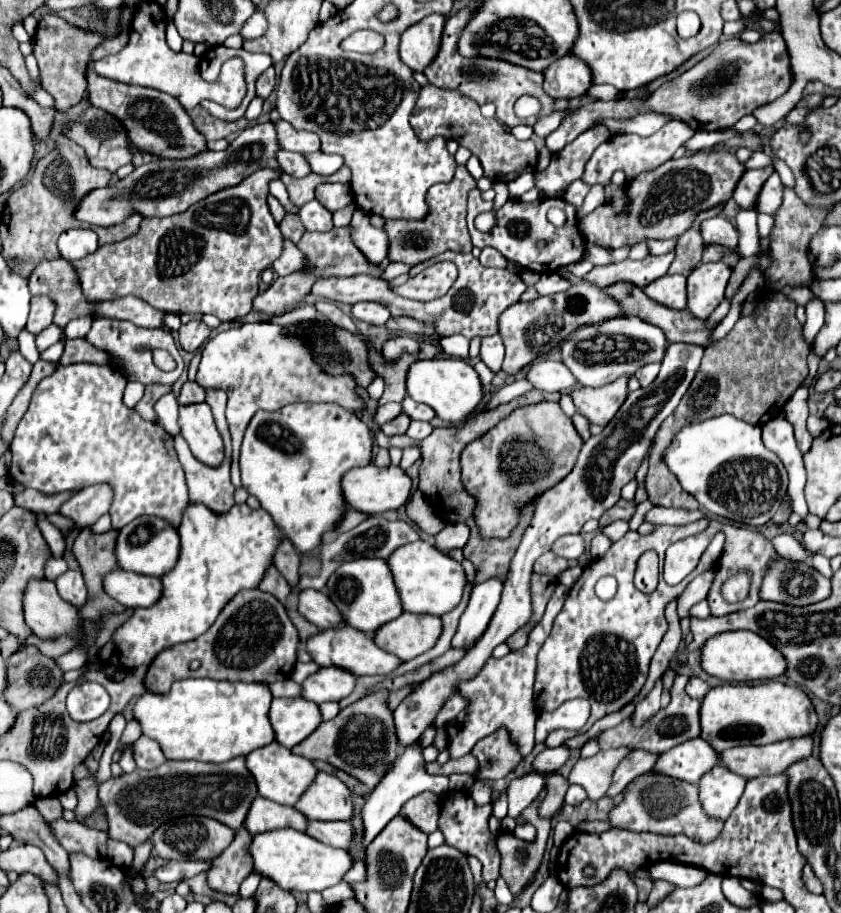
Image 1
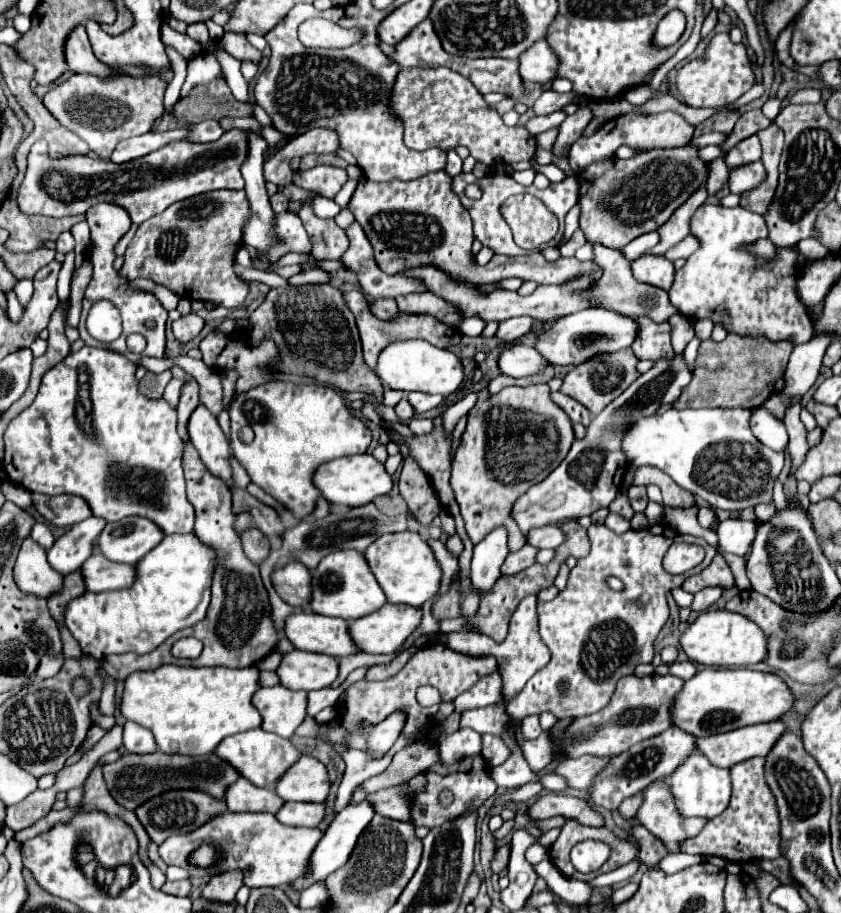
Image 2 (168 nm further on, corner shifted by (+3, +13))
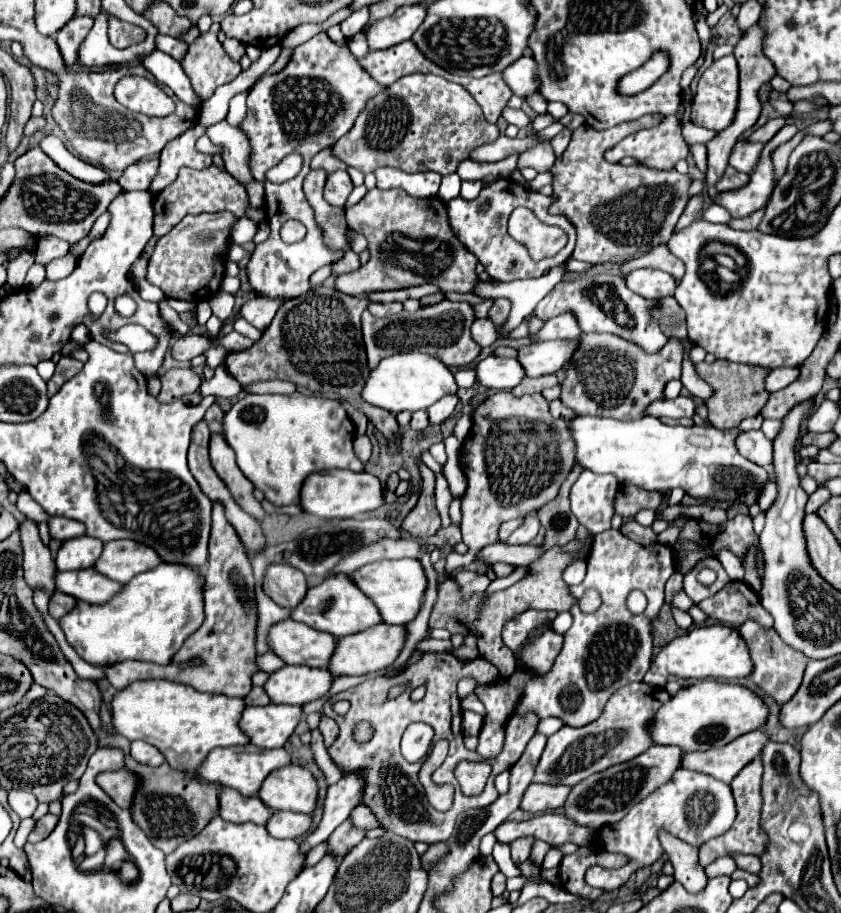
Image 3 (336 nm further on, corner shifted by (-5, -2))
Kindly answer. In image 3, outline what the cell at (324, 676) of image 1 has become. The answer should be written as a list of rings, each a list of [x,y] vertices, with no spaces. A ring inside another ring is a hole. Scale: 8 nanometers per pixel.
[[[283,666],[273,672],[265,684],[265,690],[273,704],[297,704],[319,700],[329,694],[333,686],[333,674],[327,668],[311,666]]]

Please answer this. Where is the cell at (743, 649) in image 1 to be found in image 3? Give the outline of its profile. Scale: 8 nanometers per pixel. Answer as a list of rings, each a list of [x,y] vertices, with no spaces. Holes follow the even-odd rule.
[[[711,624],[711,626],[697,626],[691,632],[687,630],[683,636],[671,640],[653,660],[651,670],[645,674],[645,682],[651,686],[665,686],[669,676],[677,678],[715,678],[715,680],[735,680],[745,678],[753,672],[753,660],[749,656],[749,646],[741,640],[741,634],[733,626],[725,624]]]

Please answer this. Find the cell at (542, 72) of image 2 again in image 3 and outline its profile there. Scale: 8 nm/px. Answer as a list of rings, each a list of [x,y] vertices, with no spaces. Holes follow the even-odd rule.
[[[529,48],[523,52],[523,56],[515,64],[511,64],[503,72],[503,80],[513,90],[513,94],[517,94],[521,98],[527,98],[527,96],[539,92],[537,62],[533,60],[533,54],[529,52]]]

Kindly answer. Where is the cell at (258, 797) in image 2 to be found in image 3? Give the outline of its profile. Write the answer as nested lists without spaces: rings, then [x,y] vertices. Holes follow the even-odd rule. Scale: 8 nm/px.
[[[221,788],[219,792],[219,816],[227,822],[253,822],[253,824],[261,824],[265,826],[269,822],[269,816],[273,814],[273,810],[269,806],[263,804],[263,800],[259,796],[255,798],[247,798],[241,796],[237,790],[233,788]]]

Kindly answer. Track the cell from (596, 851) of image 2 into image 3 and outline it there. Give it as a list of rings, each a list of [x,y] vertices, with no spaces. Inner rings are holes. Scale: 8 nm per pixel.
[[[679,768],[679,772],[673,774],[671,782],[663,784],[645,800],[635,804],[623,820],[619,820],[617,824],[603,826],[599,830],[597,843],[601,851],[623,854],[629,858],[629,862],[615,870],[609,870],[603,866],[591,866],[585,874],[585,882],[589,886],[603,888],[603,890],[615,890],[623,886],[637,868],[653,864],[663,854],[663,848],[657,838],[657,832],[661,828],[689,842],[691,846],[701,846],[707,840],[725,834],[733,822],[735,822],[735,800],[731,794],[731,786],[727,786],[725,782],[719,782],[709,774]]]

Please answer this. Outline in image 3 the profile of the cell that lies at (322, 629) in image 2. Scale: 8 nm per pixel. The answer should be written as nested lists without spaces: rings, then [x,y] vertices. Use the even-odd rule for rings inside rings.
[[[289,618],[271,626],[269,646],[287,664],[327,668],[329,656],[333,656],[333,648],[337,648],[337,638]]]

